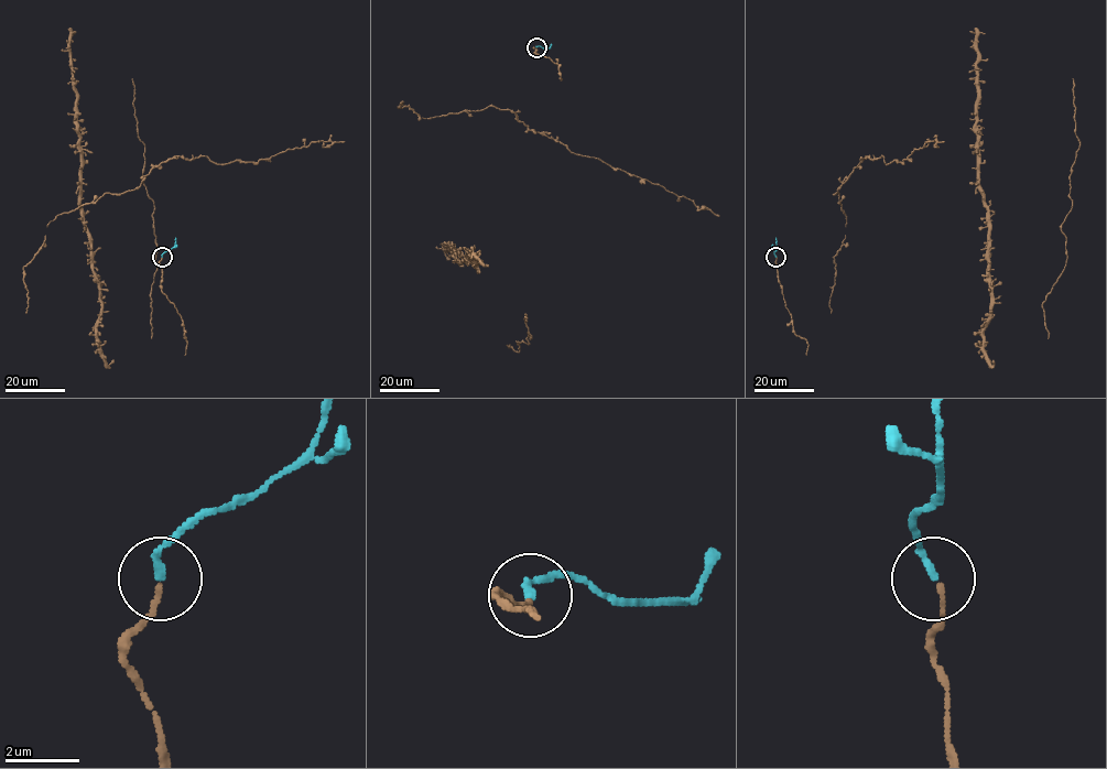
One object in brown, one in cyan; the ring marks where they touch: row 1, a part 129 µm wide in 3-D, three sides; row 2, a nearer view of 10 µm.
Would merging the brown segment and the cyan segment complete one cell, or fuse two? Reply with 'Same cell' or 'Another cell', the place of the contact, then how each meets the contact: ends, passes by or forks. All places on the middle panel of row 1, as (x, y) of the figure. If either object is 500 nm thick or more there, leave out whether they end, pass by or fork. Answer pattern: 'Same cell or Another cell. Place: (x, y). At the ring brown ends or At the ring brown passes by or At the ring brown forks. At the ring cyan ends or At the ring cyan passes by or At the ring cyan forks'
Same cell. Place: (536, 47). At the ring brown ends. At the ring cyan ends

